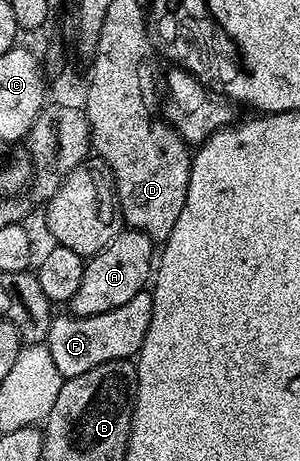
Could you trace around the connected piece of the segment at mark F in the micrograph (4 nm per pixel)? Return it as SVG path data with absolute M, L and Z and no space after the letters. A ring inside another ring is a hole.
M144 292L121 304L121 308L113 308L97 316L79 318L73 313L64 312L60 318L59 315L52 317L45 345L53 356L53 364L57 364L57 372L61 372L64 378L81 376L81 372L89 372L89 368L97 368L97 364L122 358L134 359L152 320L153 300L150 293Z

